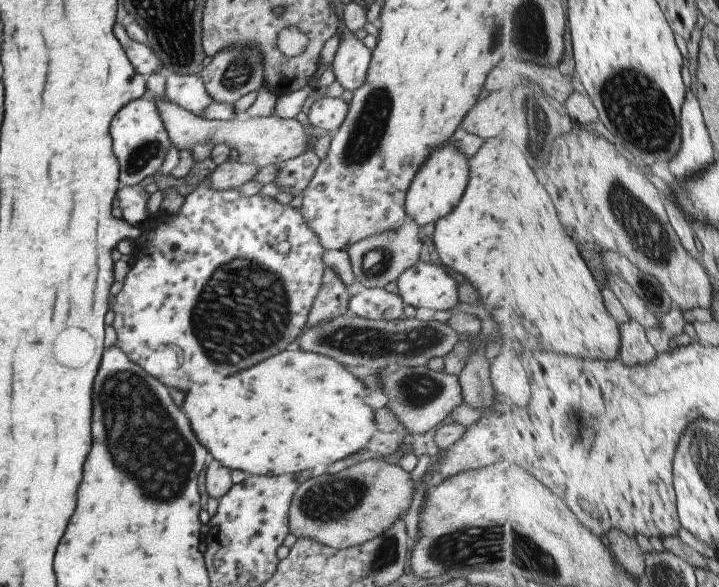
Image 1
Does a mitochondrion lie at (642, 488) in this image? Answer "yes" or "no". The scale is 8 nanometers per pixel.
no

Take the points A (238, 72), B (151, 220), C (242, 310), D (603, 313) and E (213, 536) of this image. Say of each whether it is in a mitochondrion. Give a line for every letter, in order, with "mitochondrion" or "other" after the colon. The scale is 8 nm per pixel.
A: mitochondrion
B: other
C: mitochondrion
D: other
E: other

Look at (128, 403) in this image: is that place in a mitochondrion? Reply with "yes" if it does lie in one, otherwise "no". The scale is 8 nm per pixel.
yes

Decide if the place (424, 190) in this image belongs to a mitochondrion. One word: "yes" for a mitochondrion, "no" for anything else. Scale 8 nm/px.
no

